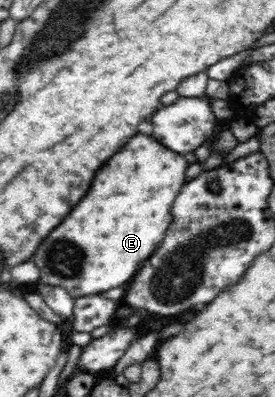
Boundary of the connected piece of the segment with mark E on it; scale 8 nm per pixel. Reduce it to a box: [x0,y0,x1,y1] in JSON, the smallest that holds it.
[33,135,190,299]

